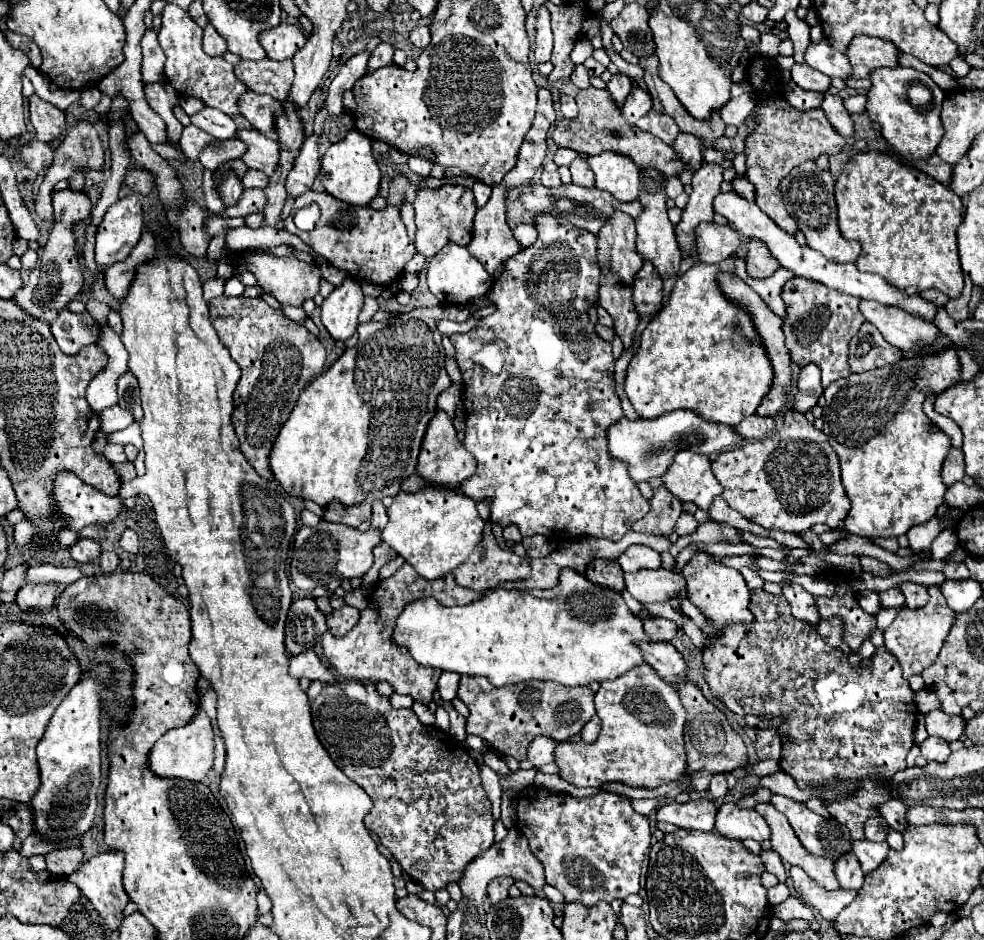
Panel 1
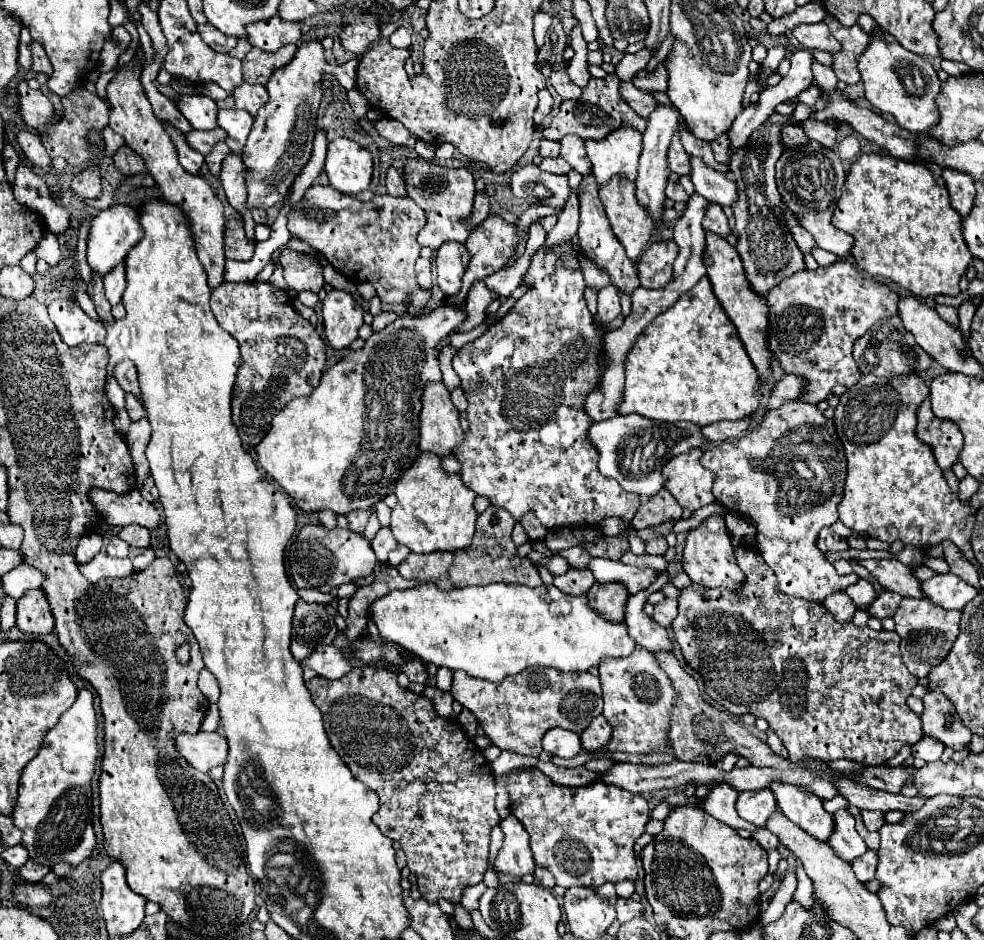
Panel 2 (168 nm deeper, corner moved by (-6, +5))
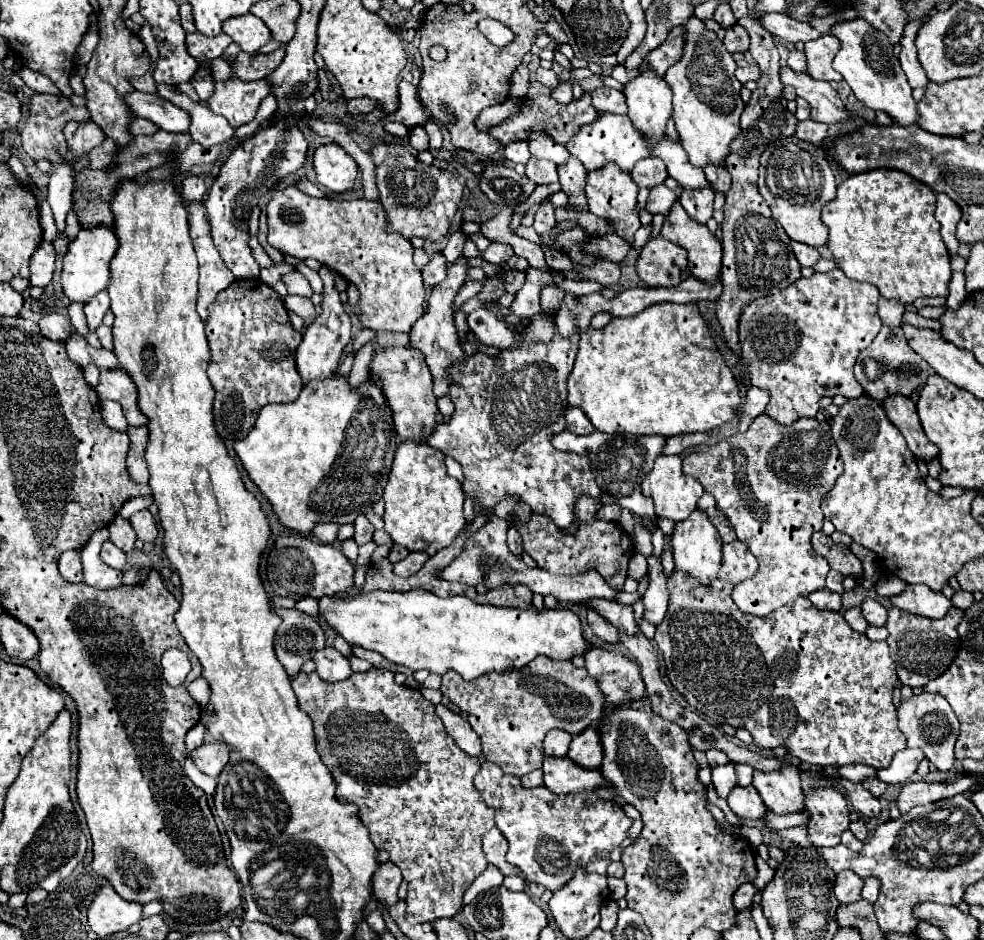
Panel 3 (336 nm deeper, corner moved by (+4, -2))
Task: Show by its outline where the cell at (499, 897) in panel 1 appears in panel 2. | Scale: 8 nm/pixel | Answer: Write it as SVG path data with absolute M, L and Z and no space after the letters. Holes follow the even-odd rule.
M508 815L506 819L502 819L500 829L504 831L504 843L498 851L496 857L496 869L500 873L510 873L510 875L526 875L526 873L534 873L534 859L530 853L530 845L528 845L528 833L522 827L522 823Z

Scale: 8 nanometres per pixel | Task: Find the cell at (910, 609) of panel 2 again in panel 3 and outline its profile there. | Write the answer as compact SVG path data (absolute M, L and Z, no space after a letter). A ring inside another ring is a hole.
M896 606L890 608L888 622L886 622L886 628L890 632L888 646L890 646L890 656L896 662L898 680L904 686L924 688L928 684L928 680L932 680L934 676L940 676L950 666L950 662L954 660L956 650L958 650L956 624L960 620L962 620L960 608L950 608L948 614L940 620L916 616L916 614L904 612Z

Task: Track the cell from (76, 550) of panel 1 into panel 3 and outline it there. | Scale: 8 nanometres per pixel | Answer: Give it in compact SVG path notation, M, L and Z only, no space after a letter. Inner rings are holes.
M70 550L64 552L58 560L60 574L68 582L82 582L82 564L80 564L80 550Z

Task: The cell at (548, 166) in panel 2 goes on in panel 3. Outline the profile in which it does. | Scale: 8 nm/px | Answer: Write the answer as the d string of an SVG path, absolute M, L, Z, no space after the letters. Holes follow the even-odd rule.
M532 156L526 164L526 176L536 184L554 184L558 182L558 166L548 160L538 160Z

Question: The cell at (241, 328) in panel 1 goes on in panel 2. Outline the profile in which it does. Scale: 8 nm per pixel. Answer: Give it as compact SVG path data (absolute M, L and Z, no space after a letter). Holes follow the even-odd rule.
M248 281L248 283L222 283L212 291L210 301L212 313L222 329L226 329L240 345L240 367L236 373L236 385L232 395L232 421L238 427L238 435L242 443L250 449L250 455L256 459L254 447L270 429L272 417L282 411L282 407L294 399L308 395L322 377L324 365L326 365L326 353L324 343L314 329L296 309L292 307L292 301L288 299L288 293L274 287L272 283L260 283L260 281Z

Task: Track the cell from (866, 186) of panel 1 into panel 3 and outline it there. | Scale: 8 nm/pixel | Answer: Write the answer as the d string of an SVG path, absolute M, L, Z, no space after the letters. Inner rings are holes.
M890 168L868 170L862 174L852 174L838 186L838 194L822 208L822 222L830 230L828 248L844 274L858 282L874 284L884 298L900 300L902 304L912 304L920 294L948 294L948 284L952 278L948 248L940 236L940 224L934 218L936 192L924 182Z

